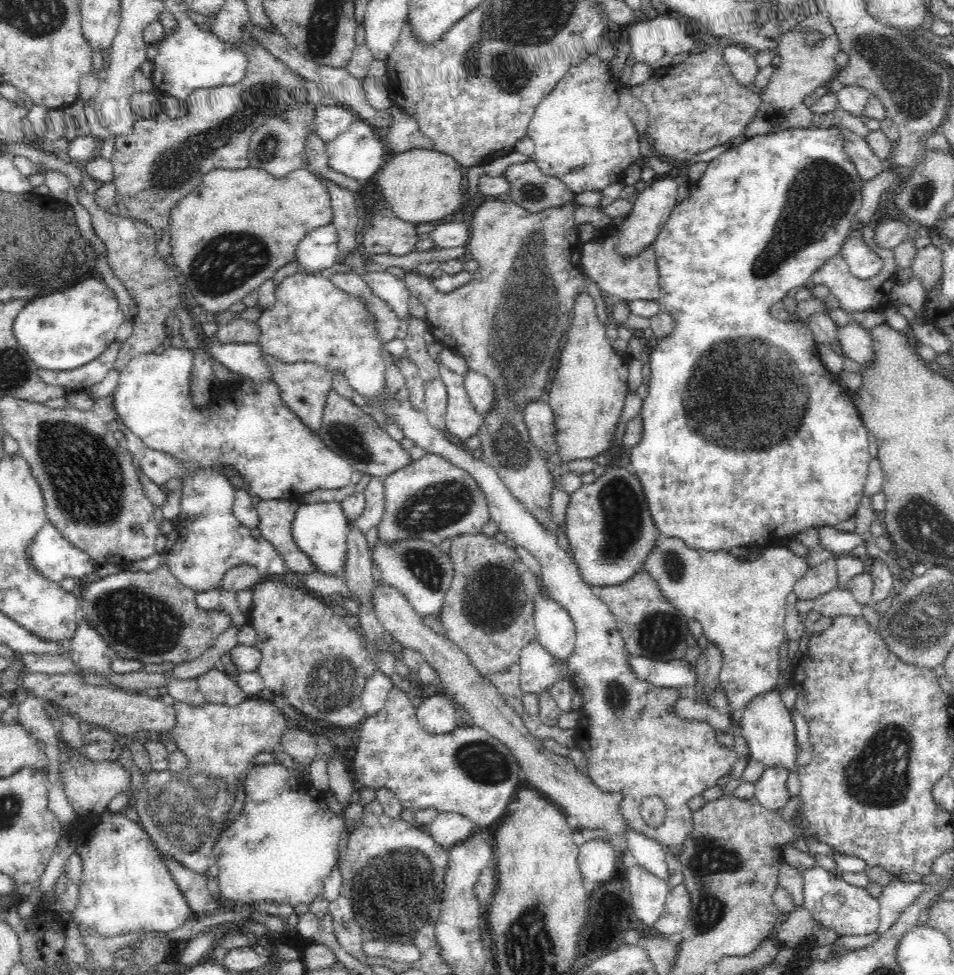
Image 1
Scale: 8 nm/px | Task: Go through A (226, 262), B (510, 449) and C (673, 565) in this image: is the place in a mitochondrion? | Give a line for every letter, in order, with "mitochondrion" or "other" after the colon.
A: mitochondrion
B: mitochondrion
C: mitochondrion

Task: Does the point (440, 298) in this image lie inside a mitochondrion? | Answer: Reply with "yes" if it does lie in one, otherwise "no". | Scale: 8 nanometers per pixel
no

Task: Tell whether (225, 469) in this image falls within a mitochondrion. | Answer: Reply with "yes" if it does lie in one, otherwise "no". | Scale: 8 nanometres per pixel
no

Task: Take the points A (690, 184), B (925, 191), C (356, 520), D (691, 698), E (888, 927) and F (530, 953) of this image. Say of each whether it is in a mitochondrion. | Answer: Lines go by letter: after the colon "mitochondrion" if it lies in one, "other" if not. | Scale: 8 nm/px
A: other
B: mitochondrion
C: other
D: other
E: other
F: mitochondrion

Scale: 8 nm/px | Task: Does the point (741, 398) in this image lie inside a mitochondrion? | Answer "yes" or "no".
yes

